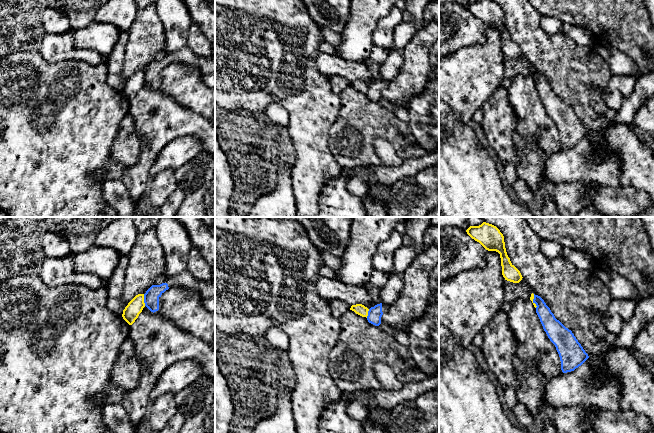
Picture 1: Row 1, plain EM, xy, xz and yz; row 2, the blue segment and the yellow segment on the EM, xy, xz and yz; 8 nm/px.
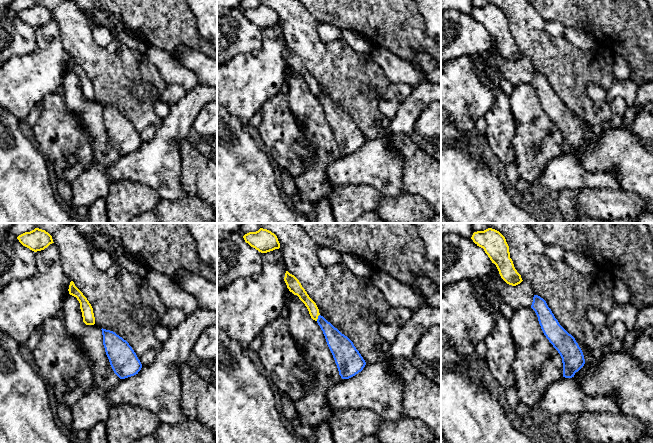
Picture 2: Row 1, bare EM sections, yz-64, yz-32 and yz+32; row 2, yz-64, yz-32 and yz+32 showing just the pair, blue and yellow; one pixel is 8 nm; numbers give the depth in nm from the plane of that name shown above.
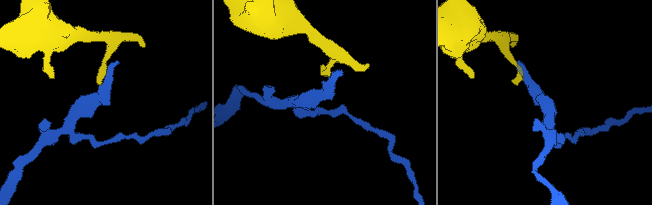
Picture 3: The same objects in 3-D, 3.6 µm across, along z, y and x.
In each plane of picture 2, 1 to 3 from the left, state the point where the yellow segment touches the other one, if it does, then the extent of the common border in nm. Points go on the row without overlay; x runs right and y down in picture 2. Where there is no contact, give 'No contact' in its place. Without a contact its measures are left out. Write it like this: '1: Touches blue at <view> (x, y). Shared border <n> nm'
1: No contact
2: Touches blue at yz-32 (318, 93). Shared border 60 nm
3: No contact

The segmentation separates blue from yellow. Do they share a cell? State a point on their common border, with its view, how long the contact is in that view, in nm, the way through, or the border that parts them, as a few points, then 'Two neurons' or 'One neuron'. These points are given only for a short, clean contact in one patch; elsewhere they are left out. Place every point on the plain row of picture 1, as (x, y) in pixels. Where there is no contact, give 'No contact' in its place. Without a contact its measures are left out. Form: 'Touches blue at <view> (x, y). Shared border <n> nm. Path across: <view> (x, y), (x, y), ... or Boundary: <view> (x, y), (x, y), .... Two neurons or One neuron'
Touches blue at xy (144, 76). Shared border 100 nm. Boundary: xy (143, 70), (145, 81). Two neurons

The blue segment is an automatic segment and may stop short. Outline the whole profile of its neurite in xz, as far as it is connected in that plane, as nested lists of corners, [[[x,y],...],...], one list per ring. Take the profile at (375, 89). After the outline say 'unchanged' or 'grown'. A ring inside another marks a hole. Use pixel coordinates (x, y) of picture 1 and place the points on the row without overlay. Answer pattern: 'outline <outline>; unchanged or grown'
outline [[[384,78],[371,83],[368,87],[368,98],[375,102],[379,102],[381,100],[381,93],[388,83],[389,79]]]; grown

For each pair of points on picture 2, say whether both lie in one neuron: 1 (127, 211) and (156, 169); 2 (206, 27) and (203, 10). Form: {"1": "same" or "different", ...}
{"1": "different", "2": "same"}

